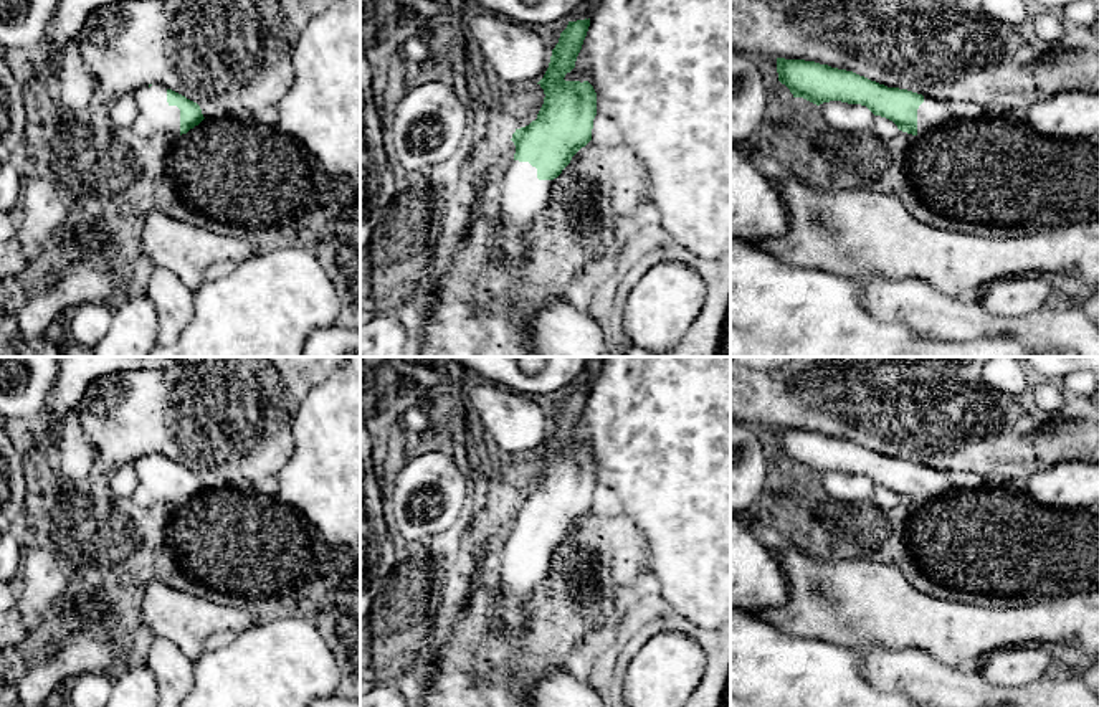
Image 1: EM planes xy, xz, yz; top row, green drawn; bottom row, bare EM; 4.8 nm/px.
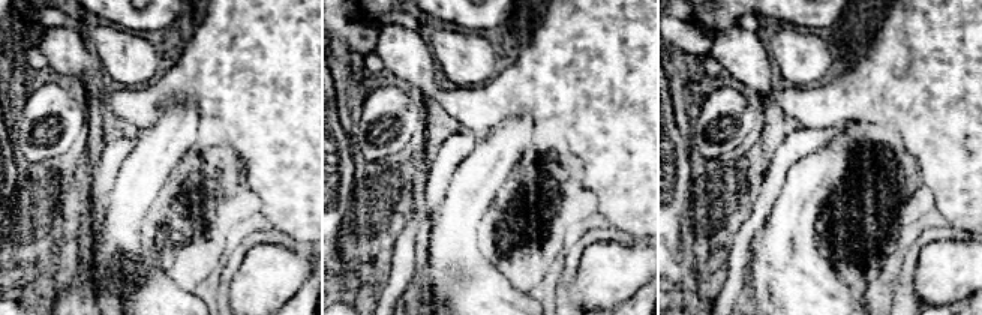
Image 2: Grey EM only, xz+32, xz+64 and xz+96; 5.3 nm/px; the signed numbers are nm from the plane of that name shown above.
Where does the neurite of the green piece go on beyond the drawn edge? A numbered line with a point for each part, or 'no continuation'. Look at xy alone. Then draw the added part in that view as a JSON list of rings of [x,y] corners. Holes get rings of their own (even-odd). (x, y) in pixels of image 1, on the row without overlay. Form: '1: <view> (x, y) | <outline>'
1: xy (154, 484) | [[[162,454],[144,456],[134,463],[137,487],[132,501],[139,505],[155,502],[180,505],[180,479],[167,472],[167,458]]]

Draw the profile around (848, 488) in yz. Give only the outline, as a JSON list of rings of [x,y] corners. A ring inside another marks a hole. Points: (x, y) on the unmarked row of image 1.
[[[830,471],[816,476],[816,486],[823,487],[835,501],[861,504],[871,499],[874,484],[861,474]]]

